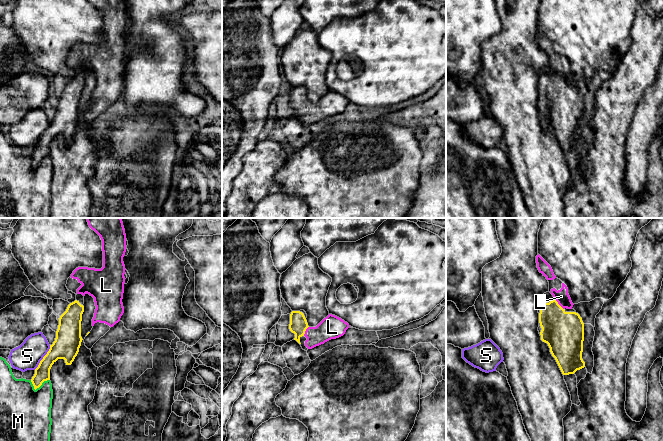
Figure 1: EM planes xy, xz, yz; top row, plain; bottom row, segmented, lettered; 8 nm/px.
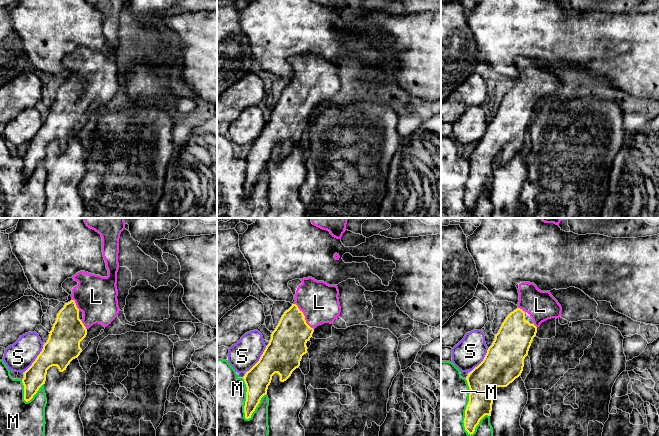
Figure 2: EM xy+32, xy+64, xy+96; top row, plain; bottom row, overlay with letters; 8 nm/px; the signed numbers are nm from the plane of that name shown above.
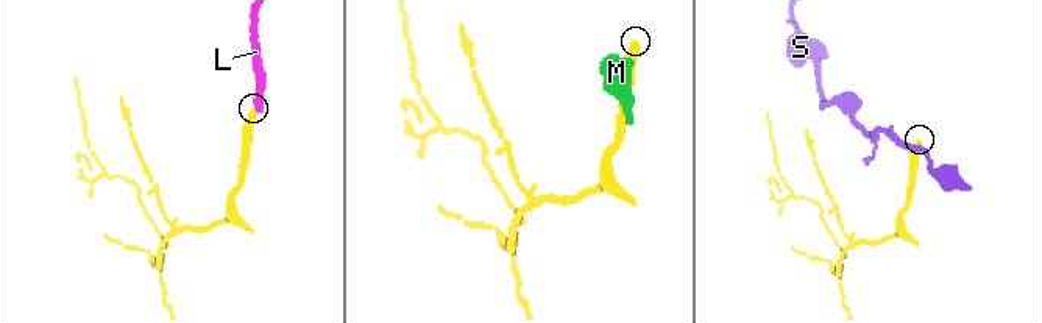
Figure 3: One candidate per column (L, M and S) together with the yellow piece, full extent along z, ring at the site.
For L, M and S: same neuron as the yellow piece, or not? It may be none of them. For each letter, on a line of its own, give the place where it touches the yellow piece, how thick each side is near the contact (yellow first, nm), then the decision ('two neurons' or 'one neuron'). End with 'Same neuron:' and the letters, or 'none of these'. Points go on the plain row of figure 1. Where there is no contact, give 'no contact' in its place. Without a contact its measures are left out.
L: meets yellow in yz at (558, 80); 320 nm thick on the yellow side, 110 nm on the other; one neuron
M: meets yellow in xy at (38, 163); 130 nm thick on the yellow side, 420 nm on the other; two neurons
S: meets yellow in xy at (43, 133); 220 nm thick on the yellow side, 220 nm on the other; two neurons
Same neuron: L

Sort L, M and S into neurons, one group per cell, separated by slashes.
L / M / S

